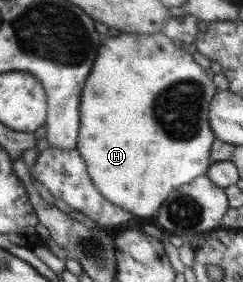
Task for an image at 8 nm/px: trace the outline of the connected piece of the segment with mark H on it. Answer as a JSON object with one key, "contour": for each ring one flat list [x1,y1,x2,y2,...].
{"contour":[[122,32,118,37,103,39,98,51,100,53,98,53,98,57,96,57,96,61,91,67,80,94,79,128,75,141,77,153,84,159,86,172,92,184,96,186,100,195,107,202,129,211,136,217,150,217,150,215,156,215,160,203,166,199,166,196,173,189,178,186,184,186,192,182,196,177,205,176,207,173,210,146,215,140,209,126,208,110,210,102,218,89,214,86,211,78,206,76,204,69,192,60,191,53,185,52,181,46,168,39,168,37,164,37,161,32,144,36]]}

